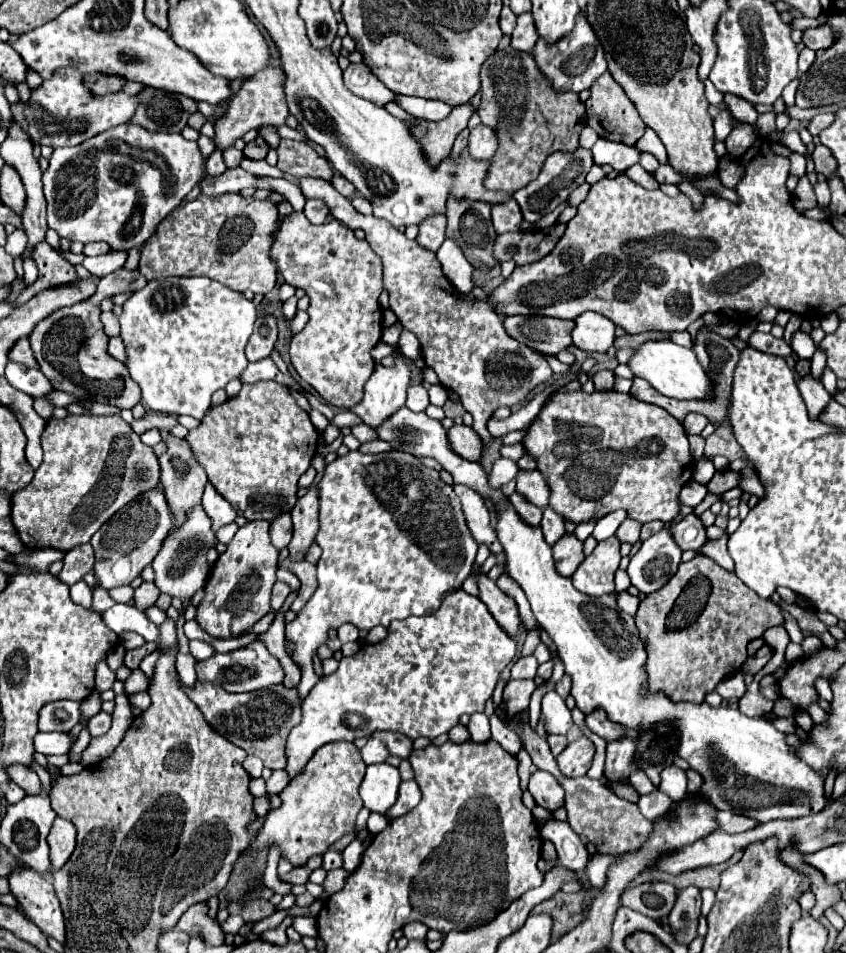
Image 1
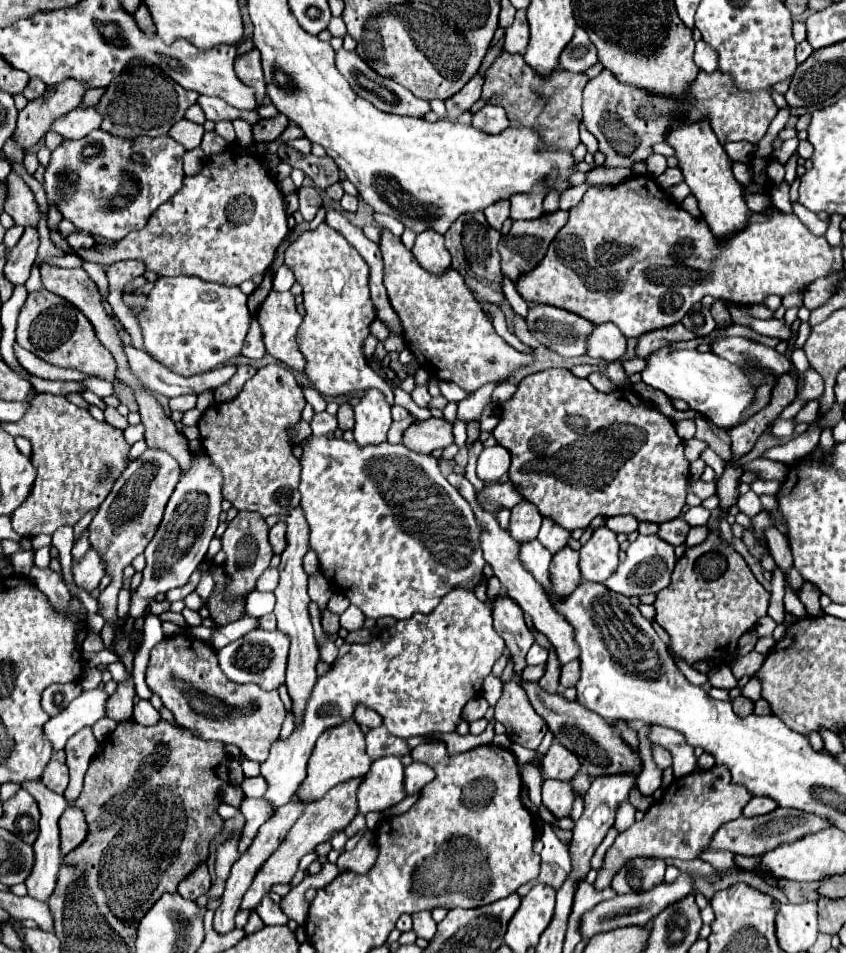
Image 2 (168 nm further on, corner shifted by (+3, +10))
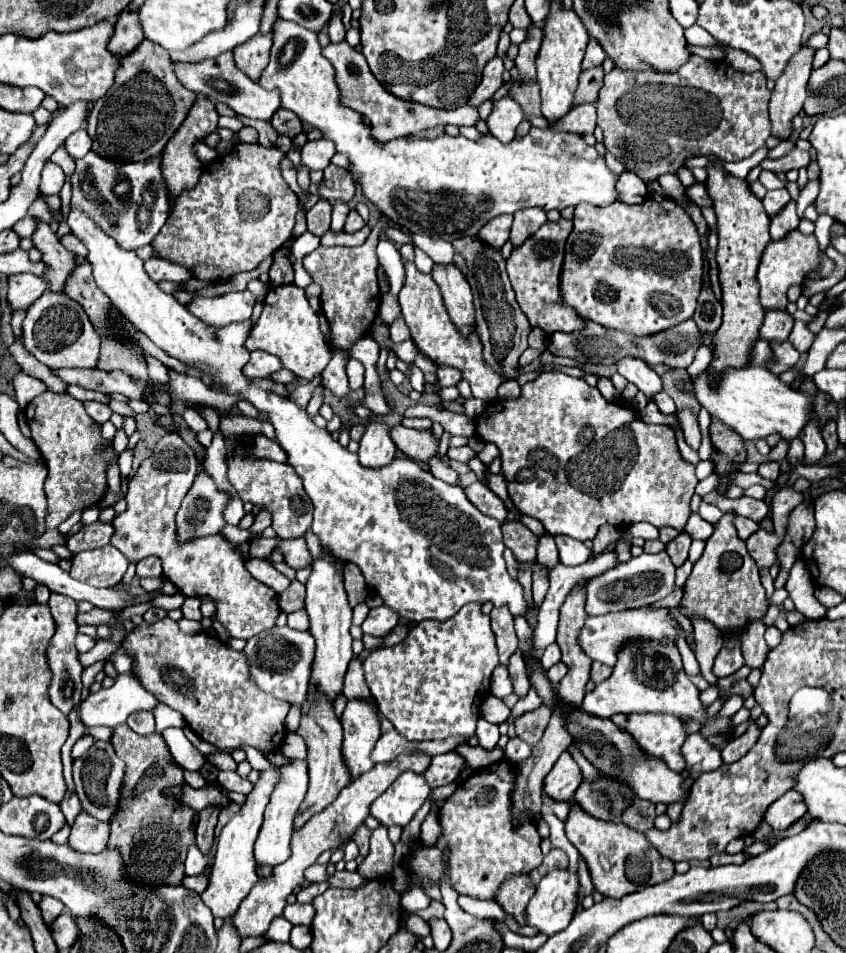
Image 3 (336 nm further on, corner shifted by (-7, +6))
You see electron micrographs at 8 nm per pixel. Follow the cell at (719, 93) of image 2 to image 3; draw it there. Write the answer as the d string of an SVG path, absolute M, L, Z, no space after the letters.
M690 55L680 69L666 73L614 67L604 77L604 87L600 89L596 109L598 125L604 131L606 149L642 181L652 181L662 173L676 173L690 157L696 155L718 157L722 161L740 161L750 157L756 149L764 147L766 139L770 137L768 99L770 91L766 87L766 77L760 71L742 73L726 61L706 61L698 55Z

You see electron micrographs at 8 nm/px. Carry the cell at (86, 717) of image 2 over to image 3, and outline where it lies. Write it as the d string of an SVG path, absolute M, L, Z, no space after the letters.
M118 673L118 677L114 679L114 685L110 689L100 689L98 693L88 695L86 701L82 701L80 705L80 719L86 727L94 727L94 725L106 725L106 727L116 727L118 723L126 723L128 715L134 711L154 711L156 705L160 701L148 693L142 683L130 673Z

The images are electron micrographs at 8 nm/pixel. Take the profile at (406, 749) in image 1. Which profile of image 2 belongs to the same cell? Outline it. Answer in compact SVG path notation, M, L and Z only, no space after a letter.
M358 707L358 709L356 709L354 721L356 721L358 725L366 725L366 727L380 727L380 725L382 725L382 717L380 717L376 711L366 709L366 707Z

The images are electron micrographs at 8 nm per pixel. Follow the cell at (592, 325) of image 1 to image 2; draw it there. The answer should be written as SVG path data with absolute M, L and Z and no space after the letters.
M614 323L594 325L590 335L586 337L586 353L596 359L616 361L626 351L626 337L620 333Z

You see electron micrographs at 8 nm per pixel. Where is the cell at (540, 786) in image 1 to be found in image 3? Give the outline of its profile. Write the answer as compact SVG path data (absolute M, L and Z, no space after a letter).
M574 801L570 803L572 803L572 809L566 821L566 835L570 843L580 851L582 859L586 861L594 889L598 893L602 893L604 897L622 899L628 893L634 893L644 887L652 887L674 875L674 863L662 857L656 849L652 849L644 833L624 825L622 821L606 823L606 821L588 817L584 815L582 809L576 807Z

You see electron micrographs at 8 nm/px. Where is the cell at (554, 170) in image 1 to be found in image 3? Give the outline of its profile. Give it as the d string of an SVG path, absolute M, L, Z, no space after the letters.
M538 209L518 211L518 215L514 215L514 225L512 225L512 233L510 233L512 247L520 247L544 223L546 223L546 213L544 211L538 211Z

